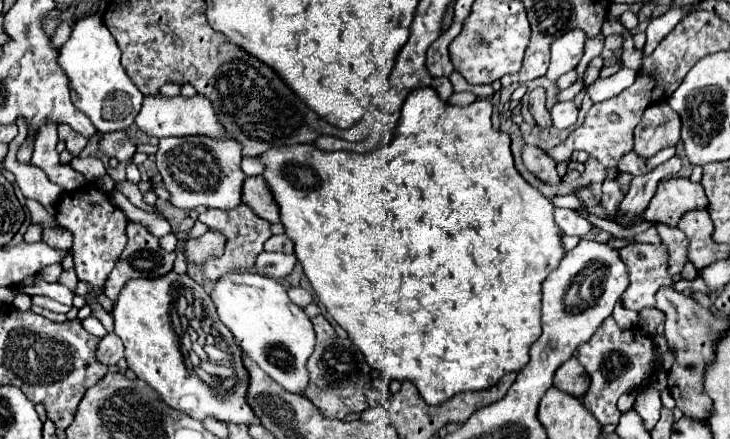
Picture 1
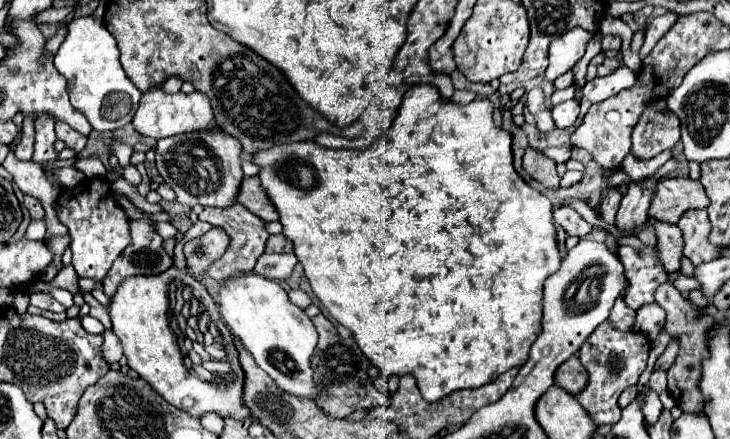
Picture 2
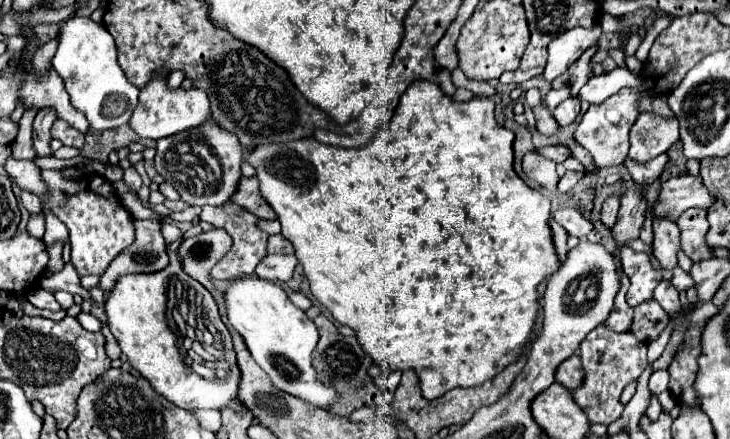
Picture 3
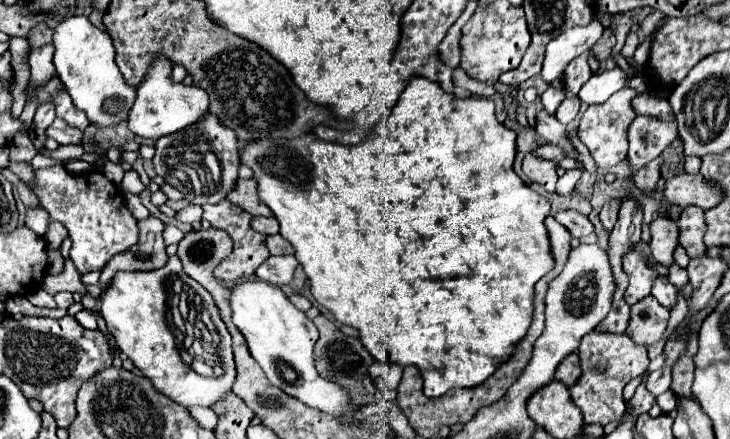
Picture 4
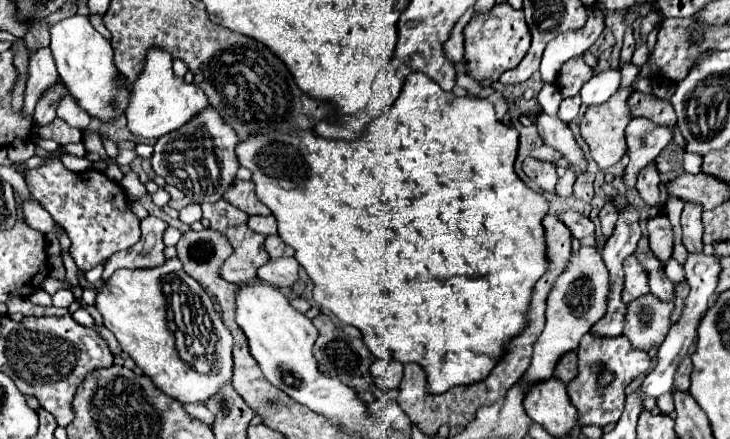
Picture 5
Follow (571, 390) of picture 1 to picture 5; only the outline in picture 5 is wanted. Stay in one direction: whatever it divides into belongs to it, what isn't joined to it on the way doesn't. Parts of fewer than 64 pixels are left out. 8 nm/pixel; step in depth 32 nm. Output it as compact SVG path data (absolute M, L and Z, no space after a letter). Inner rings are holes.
M568 352L568 356L564 356L564 360L560 360L560 364L556 366L556 372L554 372L554 378L562 380L564 384L572 382L578 374L578 358L576 358L576 352Z

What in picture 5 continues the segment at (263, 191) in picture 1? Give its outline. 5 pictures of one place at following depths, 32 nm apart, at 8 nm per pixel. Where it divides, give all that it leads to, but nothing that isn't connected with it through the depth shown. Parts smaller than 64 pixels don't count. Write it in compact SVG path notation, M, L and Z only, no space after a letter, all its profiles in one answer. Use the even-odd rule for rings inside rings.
M236 180L232 184L232 188L224 194L224 200L228 200L232 206L238 206L240 210L248 212L250 216L260 214L260 216L268 216L272 214L268 206L264 206L260 200L256 200L256 190L254 190L254 182L248 180Z

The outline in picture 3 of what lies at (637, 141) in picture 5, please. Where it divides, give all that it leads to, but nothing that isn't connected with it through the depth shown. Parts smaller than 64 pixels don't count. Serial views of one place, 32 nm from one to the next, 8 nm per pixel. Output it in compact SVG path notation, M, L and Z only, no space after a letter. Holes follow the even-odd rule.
M642 112L630 130L629 140L628 156L636 162L648 162L680 140L678 120L676 116L664 118L652 112Z

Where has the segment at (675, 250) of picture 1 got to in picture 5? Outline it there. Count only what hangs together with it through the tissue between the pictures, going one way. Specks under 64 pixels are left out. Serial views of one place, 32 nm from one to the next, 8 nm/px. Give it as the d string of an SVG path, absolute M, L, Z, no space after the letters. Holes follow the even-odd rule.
M662 214L648 220L648 238L650 238L650 250L652 254L664 264L672 258L674 248L674 232L670 220Z

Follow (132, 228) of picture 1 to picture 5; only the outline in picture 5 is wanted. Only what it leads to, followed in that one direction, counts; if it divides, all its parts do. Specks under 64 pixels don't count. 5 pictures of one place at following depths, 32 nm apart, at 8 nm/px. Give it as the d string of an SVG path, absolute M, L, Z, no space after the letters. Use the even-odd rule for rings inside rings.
M148 216L144 220L140 220L140 230L142 236L138 240L138 244L134 244L132 248L118 252L116 256L112 256L106 264L104 264L104 274L102 274L102 282L108 280L116 270L120 268L156 268L162 266L166 262L164 256L164 242L162 242L162 234L168 228L168 224L156 216Z

